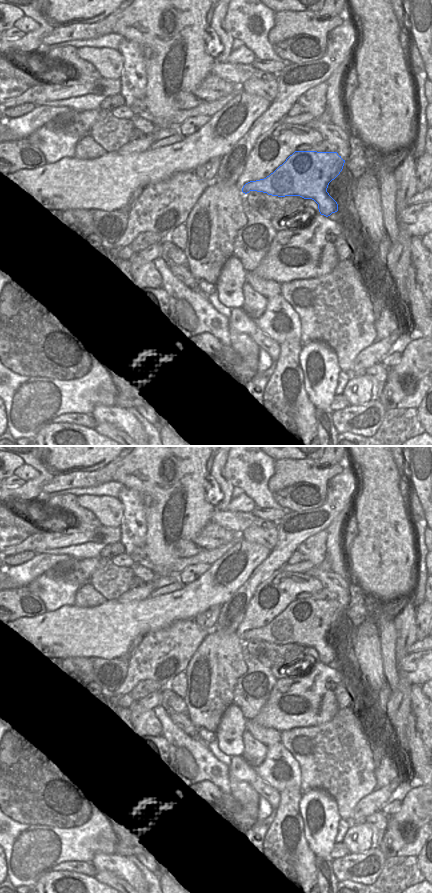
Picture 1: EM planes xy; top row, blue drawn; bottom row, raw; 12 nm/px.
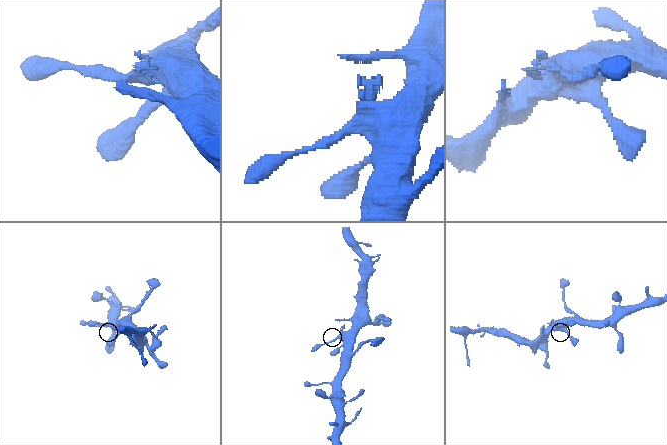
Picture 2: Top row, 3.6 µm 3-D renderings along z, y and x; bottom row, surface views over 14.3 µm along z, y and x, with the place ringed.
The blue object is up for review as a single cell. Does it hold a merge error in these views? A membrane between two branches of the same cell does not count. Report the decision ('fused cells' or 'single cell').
fused cells

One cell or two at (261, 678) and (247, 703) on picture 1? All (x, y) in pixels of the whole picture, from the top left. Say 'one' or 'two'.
one

